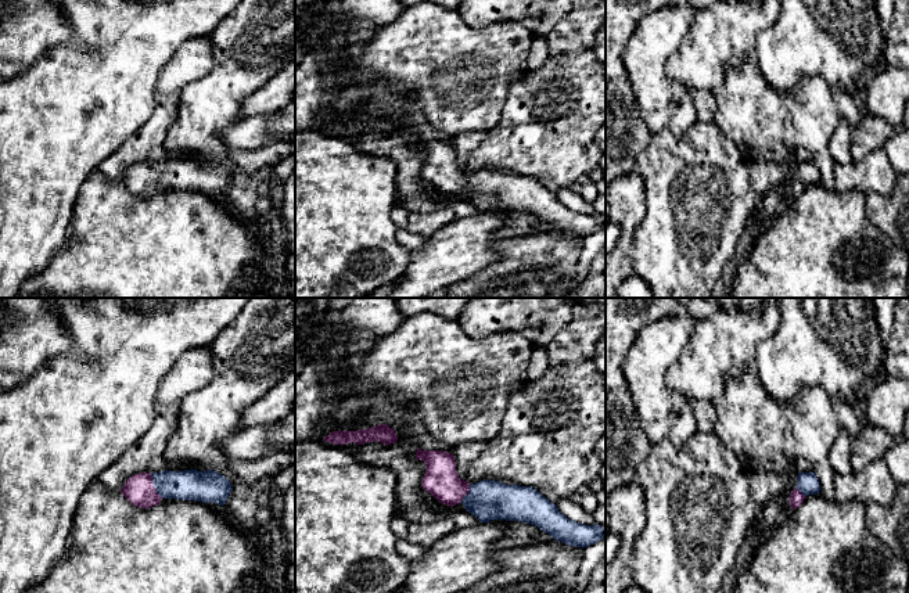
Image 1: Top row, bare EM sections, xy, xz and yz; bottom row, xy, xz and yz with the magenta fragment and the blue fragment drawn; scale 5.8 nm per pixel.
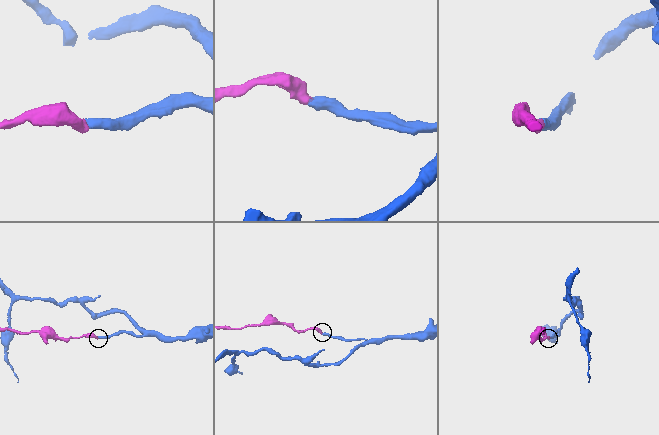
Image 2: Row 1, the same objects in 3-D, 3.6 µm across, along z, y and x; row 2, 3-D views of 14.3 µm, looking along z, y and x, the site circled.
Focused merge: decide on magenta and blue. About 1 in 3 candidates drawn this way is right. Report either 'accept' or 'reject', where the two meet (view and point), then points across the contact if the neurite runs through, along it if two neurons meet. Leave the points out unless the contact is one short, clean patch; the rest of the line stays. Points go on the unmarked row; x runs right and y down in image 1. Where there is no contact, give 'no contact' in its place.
accept; contact xy (153, 176); way xy (139, 179), (153, 176), (190, 173)

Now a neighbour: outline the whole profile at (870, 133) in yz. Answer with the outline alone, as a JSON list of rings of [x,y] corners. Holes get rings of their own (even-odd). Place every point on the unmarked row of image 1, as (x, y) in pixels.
[[[865,114],[849,136],[852,161],[862,161],[870,151],[880,150],[885,141],[905,126],[891,126],[884,119]]]

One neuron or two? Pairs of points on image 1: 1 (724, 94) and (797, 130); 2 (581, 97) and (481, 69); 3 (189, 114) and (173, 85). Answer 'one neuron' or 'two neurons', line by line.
1: one neuron
2: two neurons
3: two neurons

